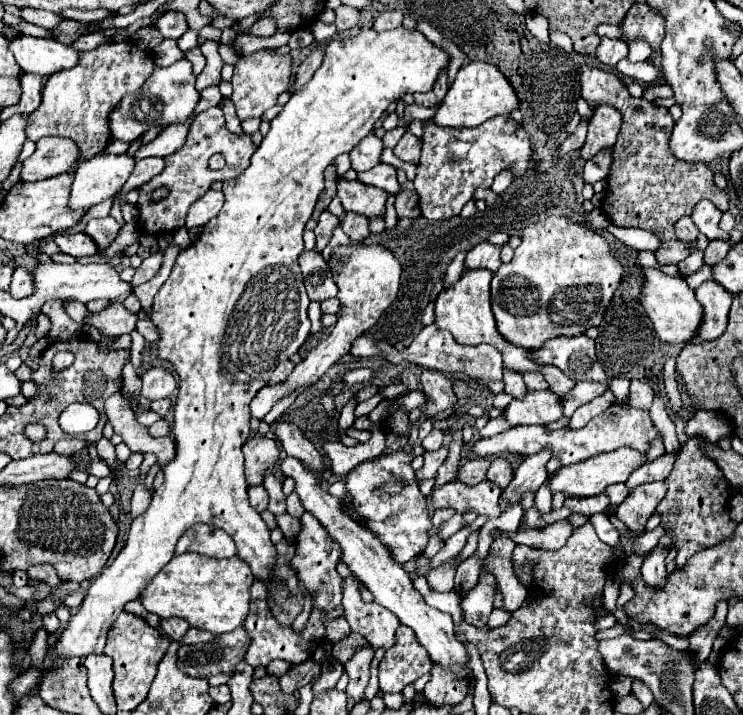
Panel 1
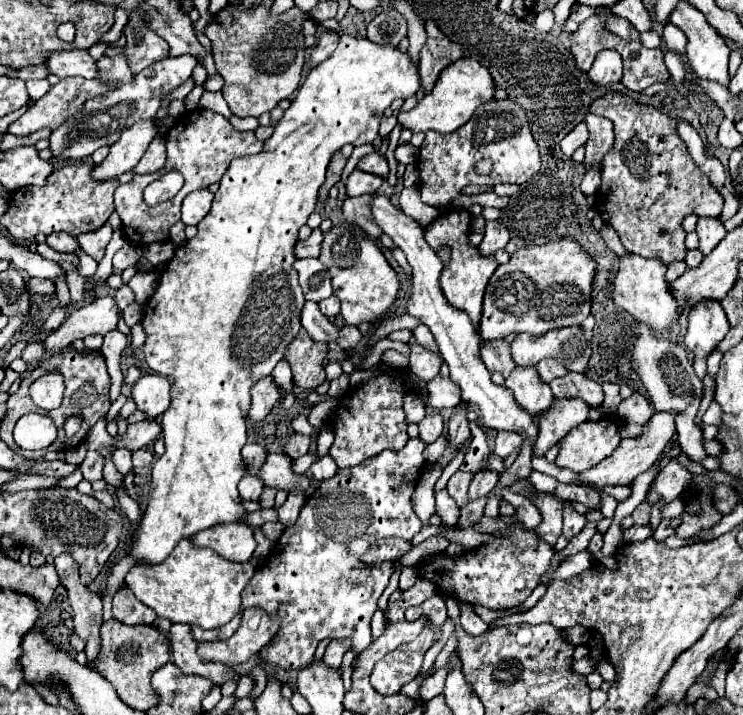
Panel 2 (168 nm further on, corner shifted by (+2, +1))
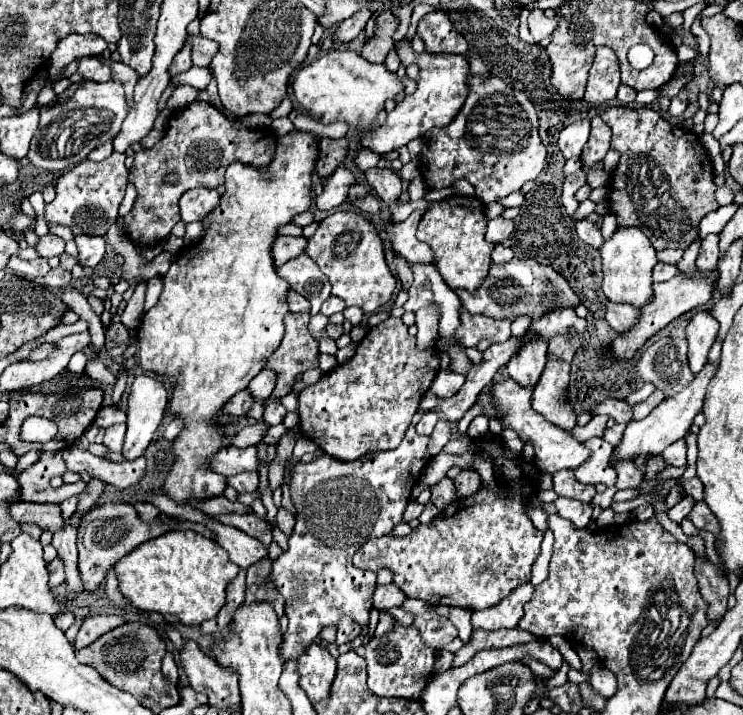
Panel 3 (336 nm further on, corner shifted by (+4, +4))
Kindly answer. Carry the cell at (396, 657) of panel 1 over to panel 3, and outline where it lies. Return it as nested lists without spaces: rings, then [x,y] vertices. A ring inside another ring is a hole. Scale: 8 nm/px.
[[[396,625],[392,633],[378,639],[372,637],[366,643],[366,663],[368,663],[368,689],[378,697],[406,697],[418,699],[426,681],[432,677],[432,665],[436,659],[434,649],[422,643],[414,627]]]

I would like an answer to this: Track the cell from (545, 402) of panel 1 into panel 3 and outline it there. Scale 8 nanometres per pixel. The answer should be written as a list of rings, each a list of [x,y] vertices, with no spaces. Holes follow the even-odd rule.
[[[534,339],[530,343],[524,345],[524,349],[520,349],[520,353],[516,357],[512,357],[512,361],[508,363],[506,371],[508,375],[524,387],[536,387],[536,383],[540,381],[540,375],[546,367],[546,347],[548,343],[544,343],[542,339]]]

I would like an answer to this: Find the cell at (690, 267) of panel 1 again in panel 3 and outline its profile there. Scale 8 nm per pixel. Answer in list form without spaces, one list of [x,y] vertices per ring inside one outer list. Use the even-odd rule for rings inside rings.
[[[658,263],[654,269],[654,281],[666,281],[672,279],[678,273],[676,265],[666,265],[666,263]]]

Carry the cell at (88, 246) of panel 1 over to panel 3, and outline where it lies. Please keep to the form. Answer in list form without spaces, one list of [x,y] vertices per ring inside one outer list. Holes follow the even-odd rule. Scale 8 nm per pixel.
[[[48,233],[46,237],[40,237],[40,243],[38,243],[36,251],[38,251],[42,257],[46,257],[46,259],[50,259],[50,257],[54,257],[54,255],[62,255],[62,253],[64,253],[64,239],[58,237],[58,235]]]

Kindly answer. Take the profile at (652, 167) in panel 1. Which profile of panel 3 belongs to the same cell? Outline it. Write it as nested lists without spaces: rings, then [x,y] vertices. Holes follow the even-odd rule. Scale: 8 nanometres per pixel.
[[[616,105],[608,107],[600,115],[612,129],[610,149],[620,155],[620,161],[610,177],[610,193],[606,199],[608,211],[616,215],[618,227],[638,227],[650,239],[656,251],[664,249],[686,249],[698,237],[698,223],[700,219],[716,211],[720,205],[714,199],[714,173],[712,173],[712,159],[704,153],[698,137],[694,131],[674,125],[666,121],[658,111],[650,107],[628,107]]]

